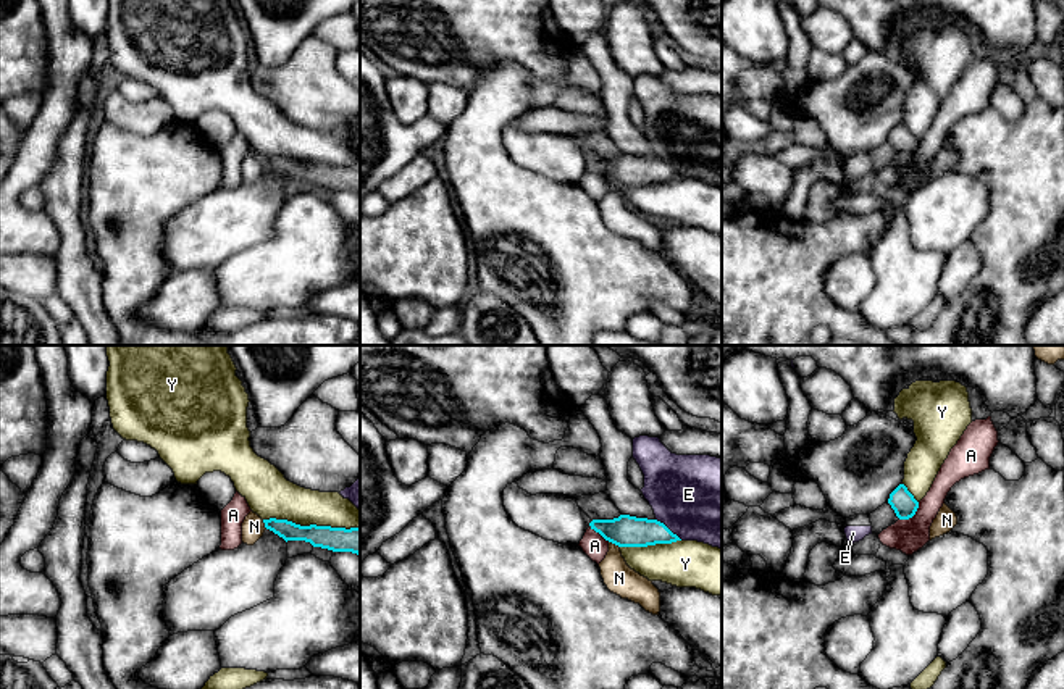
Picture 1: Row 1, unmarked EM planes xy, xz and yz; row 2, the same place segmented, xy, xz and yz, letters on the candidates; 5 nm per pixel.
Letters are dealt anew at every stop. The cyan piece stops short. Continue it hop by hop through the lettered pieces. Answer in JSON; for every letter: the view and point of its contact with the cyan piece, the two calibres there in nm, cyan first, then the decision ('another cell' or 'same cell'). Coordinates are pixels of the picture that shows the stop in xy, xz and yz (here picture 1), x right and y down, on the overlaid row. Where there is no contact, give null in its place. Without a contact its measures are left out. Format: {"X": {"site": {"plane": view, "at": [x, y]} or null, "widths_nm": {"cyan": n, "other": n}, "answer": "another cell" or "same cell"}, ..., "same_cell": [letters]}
{"A": {"site": {"plane": "yz", "at": [913, 515]}, "widths_nm": {"cyan": 120, "other": 160}, "answer": "another cell"}, "E": {"site": {"plane": "xz", "at": [667, 528]}, "widths_nm": {"cyan": 160, "other": 440}, "answer": "another cell"}, "N": {"site": {"plane": "xz", "at": [614, 542]}, "widths_nm": {"cyan": 160, "other": 150}, "answer": "another cell"}, "Y": {"site": {"plane": "xy", "at": [312, 525]}, "widths_nm": {"cyan": 130, "other": 220}, "answer": "another cell"}, "same_cell": []}

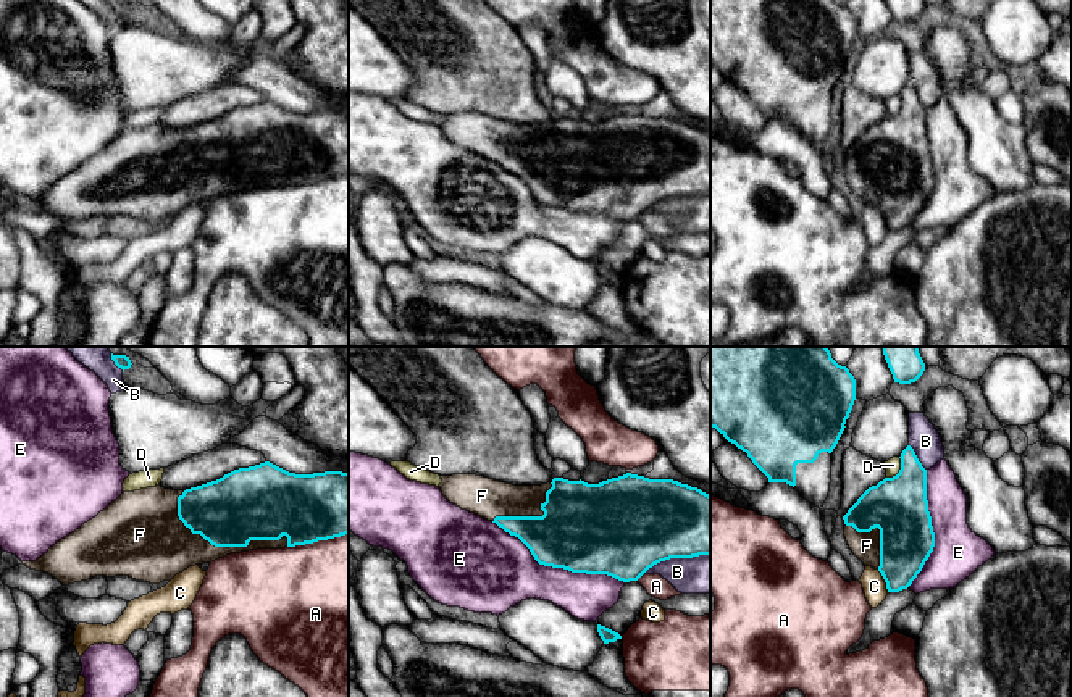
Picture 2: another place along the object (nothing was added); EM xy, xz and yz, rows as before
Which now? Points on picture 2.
{"A": {"site": {"plane": "xy", "at": [317, 541]}, "widths_nm": {"cyan": 340, "other": 500}, "answer": "another cell"}, "B": {"site": {"plane": "xz", "at": [675, 557]}, "widths_nm": {"cyan": 440, "other": 190}, "answer": "another cell"}, "C": {"site": {"plane": "yz", "at": [885, 581]}, "widths_nm": {"cyan": 280, "other": 120}, "answer": "another cell"}, "D": {"site": {"plane": "yz", "at": [900, 470]}, "widths_nm": {"cyan": 300, "other": 80}, "answer": "another cell"}, "E": {"site": {"plane": "xz", "at": [556, 567]}, "widths_nm": {"cyan": 440, "other": 320}, "answer": "another cell"}, "F": {"site": {"plane": "xy", "at": [226, 546]}, "widths_nm": {"cyan": 360, "other": 220}, "answer": "same cell"}, "same_cell": ["F"]}

